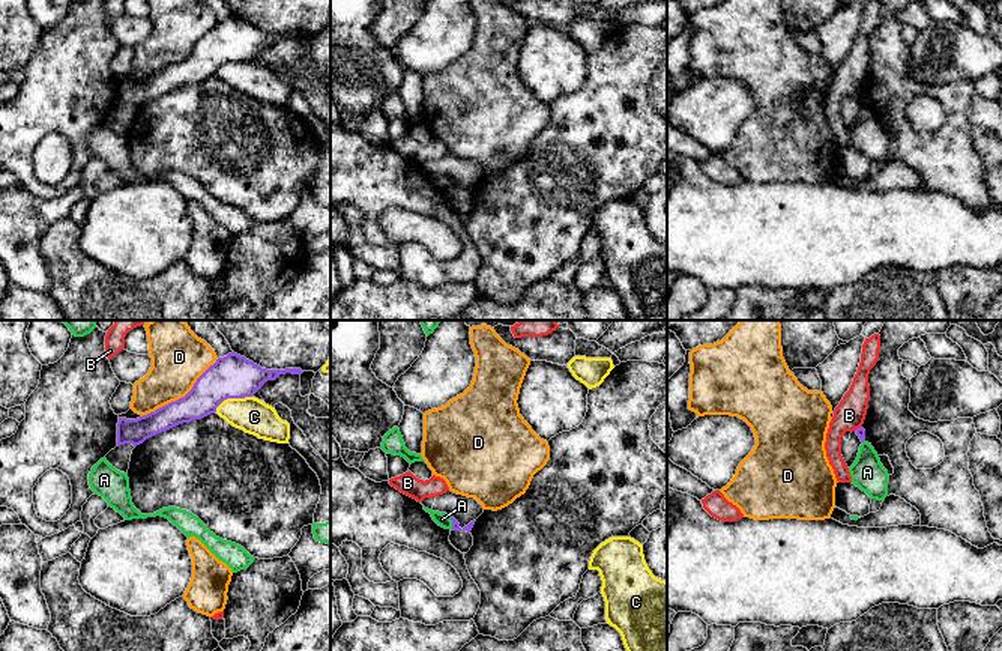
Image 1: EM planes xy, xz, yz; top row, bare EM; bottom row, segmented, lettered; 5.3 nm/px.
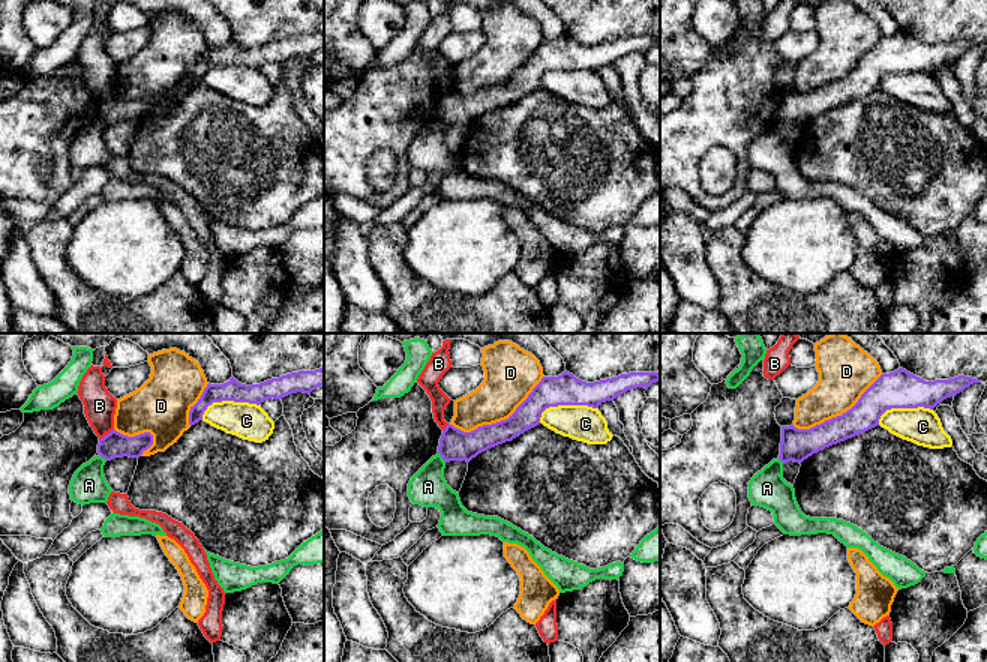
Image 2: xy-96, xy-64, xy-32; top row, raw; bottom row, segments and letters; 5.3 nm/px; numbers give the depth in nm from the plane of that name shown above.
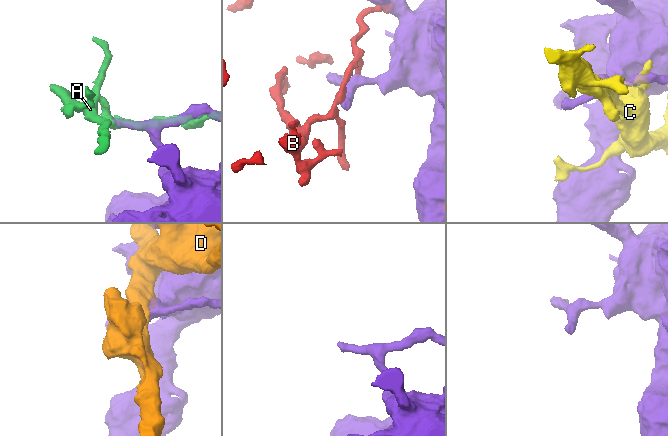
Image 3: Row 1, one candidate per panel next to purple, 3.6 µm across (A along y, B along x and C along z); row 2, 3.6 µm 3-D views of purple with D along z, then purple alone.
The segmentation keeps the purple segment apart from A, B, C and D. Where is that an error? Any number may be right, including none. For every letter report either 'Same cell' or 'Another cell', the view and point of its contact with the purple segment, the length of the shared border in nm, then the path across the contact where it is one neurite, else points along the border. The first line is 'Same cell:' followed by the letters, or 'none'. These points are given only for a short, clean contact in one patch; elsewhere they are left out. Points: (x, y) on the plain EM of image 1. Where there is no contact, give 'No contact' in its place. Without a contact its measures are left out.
Same cell: none
A: Another cell. Touches purple at xz (452, 187). Shared border 80 nm. Boundary: xz (448, 179), (452, 193)
B: Another cell. Touches purple at yz (857, 92). Shared border 50 nm
C: Another cell. Touches purple at xy (232, 60). Shared border 220 nm
D: Another cell. Touches purple at xy (182, 60). Shared border 500 nm

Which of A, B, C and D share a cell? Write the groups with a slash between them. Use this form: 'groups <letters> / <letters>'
groups A / B / C / D

